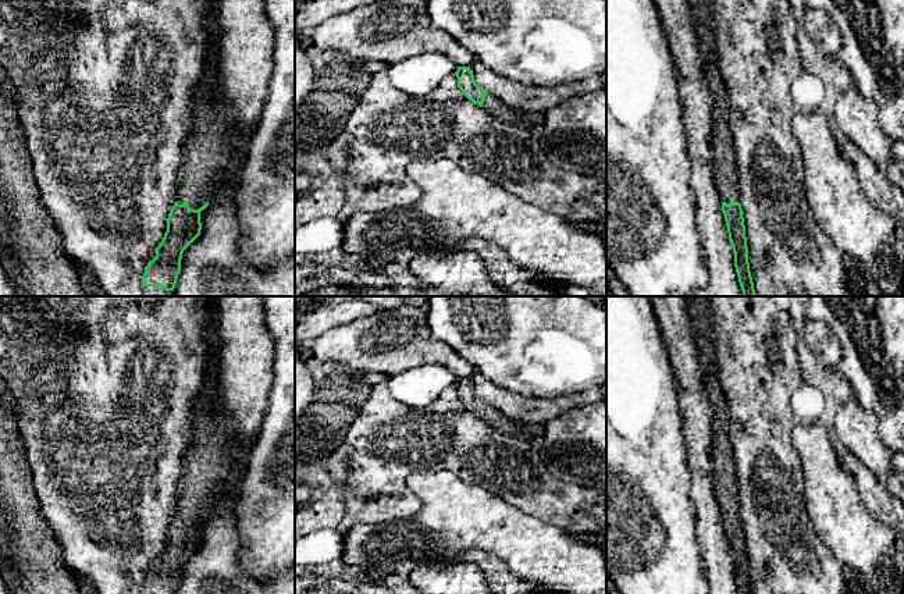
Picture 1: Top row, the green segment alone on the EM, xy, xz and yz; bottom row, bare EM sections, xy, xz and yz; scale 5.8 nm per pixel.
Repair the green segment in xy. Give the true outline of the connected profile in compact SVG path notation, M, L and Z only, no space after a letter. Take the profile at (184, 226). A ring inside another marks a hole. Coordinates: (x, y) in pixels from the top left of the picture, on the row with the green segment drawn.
M217 56L206 58L206 71L193 93L193 127L184 142L184 157L177 177L175 203L167 218L167 231L156 248L156 257L145 267L140 296L172 296L181 271L184 250L200 235L200 211L220 193L220 184L227 179L236 182L236 174L242 166L238 157L231 154L231 147L239 149L243 156L248 149L249 135L239 136L231 124L229 113L217 99L220 93L220 75L217 72Z

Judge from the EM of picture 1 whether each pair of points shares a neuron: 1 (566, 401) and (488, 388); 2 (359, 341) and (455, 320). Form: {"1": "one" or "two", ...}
{"1": "one", "2": "two"}

